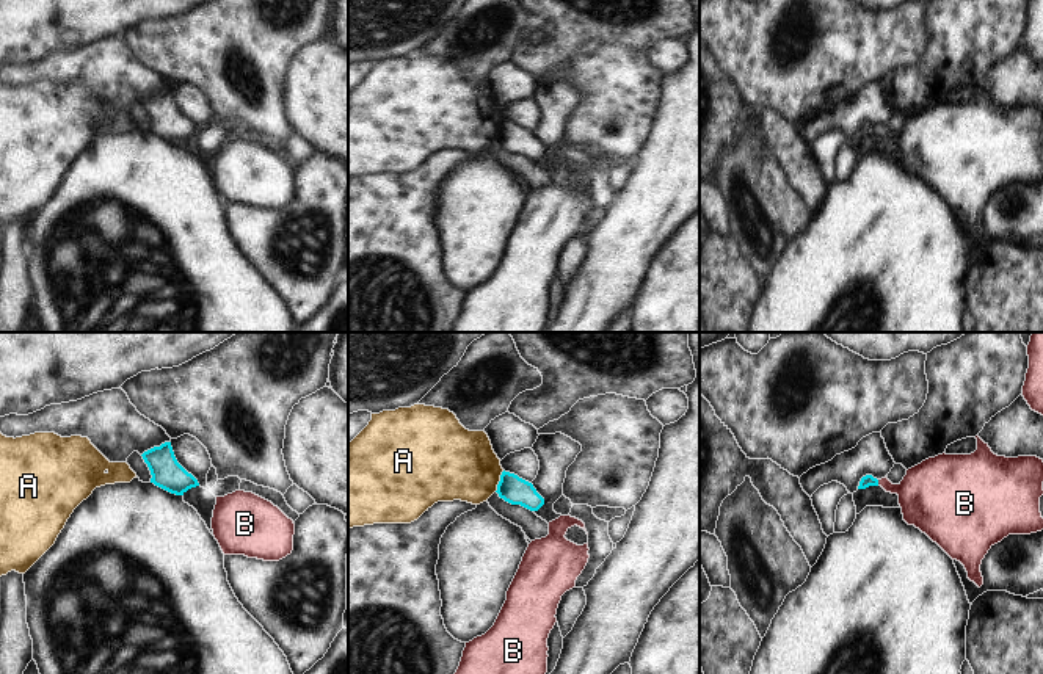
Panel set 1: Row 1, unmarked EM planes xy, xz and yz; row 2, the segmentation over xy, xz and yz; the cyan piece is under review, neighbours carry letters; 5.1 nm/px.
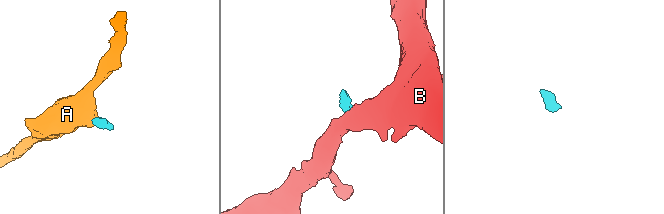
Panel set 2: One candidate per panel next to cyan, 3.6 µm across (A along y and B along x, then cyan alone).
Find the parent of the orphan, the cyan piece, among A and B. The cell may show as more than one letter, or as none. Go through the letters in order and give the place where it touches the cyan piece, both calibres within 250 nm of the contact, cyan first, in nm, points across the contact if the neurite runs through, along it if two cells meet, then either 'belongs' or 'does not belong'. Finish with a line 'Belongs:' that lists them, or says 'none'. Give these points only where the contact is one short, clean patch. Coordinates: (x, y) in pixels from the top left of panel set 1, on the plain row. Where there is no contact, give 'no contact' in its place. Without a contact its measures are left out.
A: contact xz (499, 130); calibres 140 and 360 nm; border xz (504, 119), (494, 140); does not belong
B: contact yz (877, 132); calibres 60 and 280 nm; way yz (868, 129), (877, 132), (924, 143); belongs
Belongs: B

